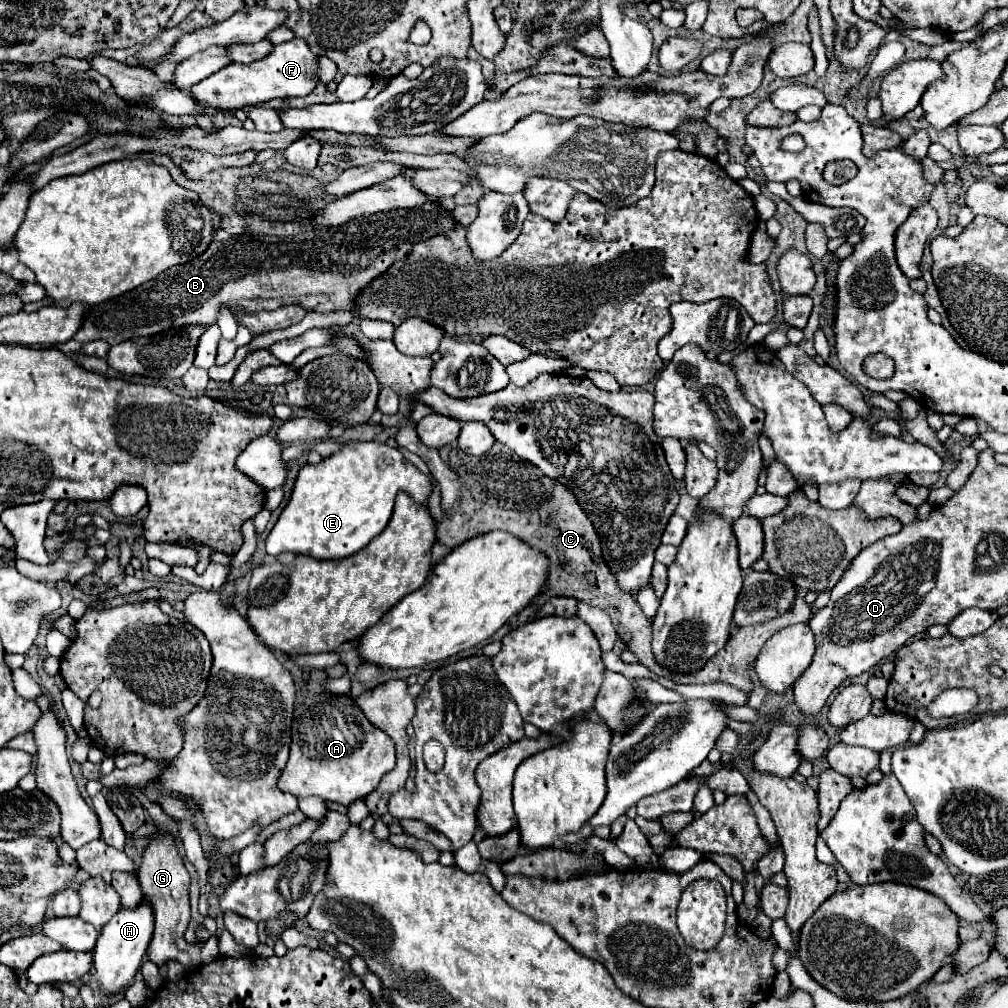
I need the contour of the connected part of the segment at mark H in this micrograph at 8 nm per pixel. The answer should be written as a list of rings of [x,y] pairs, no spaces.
[[[143,902],[135,910],[121,908],[101,930],[97,946],[93,950],[93,964],[95,964],[95,978],[99,984],[99,992],[103,994],[117,994],[123,992],[131,982],[137,970],[141,968],[145,950],[151,942],[153,934],[153,912],[147,902]]]

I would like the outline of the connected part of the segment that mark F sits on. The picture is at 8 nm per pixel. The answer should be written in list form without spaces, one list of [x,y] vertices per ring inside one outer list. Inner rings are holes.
[[[293,38],[289,42],[277,44],[271,54],[265,58],[251,62],[251,64],[227,64],[219,72],[211,74],[203,82],[195,84],[189,92],[211,110],[221,112],[235,112],[245,106],[257,106],[263,102],[269,102],[273,98],[291,98],[291,96],[307,96],[315,84],[319,82],[317,76],[317,58],[309,50],[307,42],[303,38]]]

